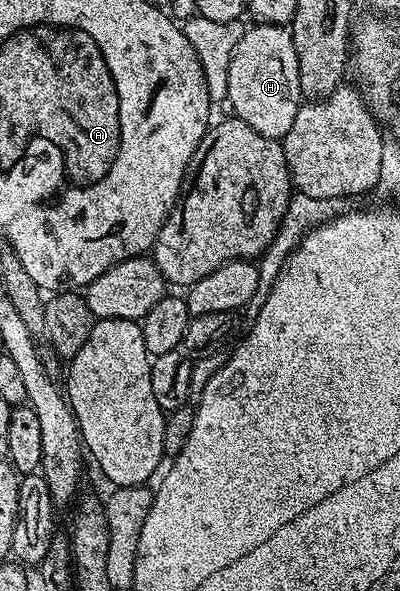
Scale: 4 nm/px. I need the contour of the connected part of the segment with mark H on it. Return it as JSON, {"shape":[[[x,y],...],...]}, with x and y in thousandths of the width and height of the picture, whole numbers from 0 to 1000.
{"shape":[[[638,41],[598,68],[573,105],[565,171],[598,203],[615,206],[658,232],[710,235],[758,164],[748,146],[748,102],[730,52],[710,42]]]}

